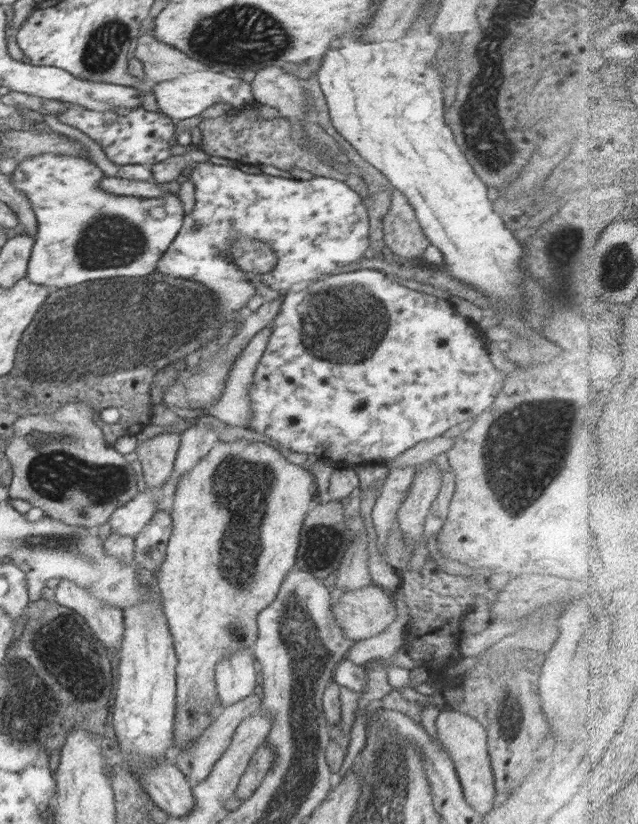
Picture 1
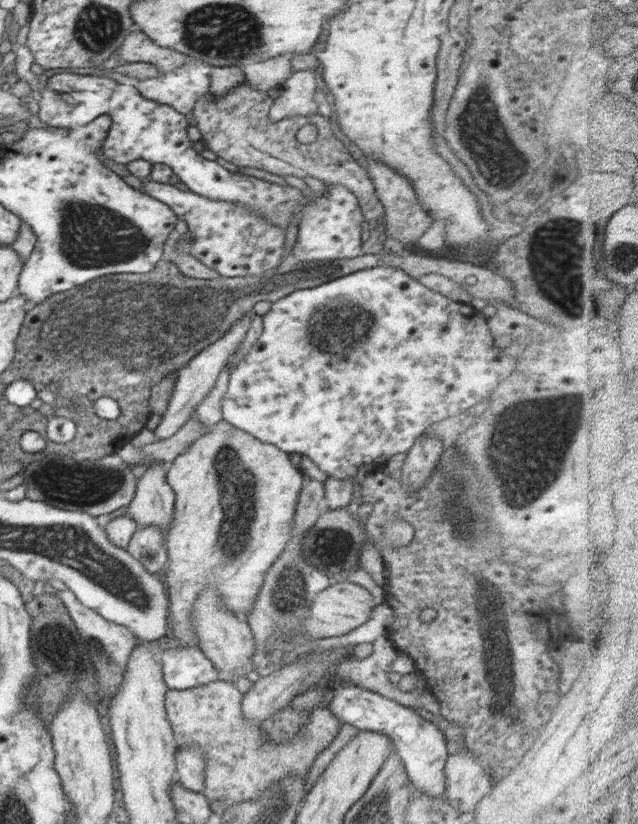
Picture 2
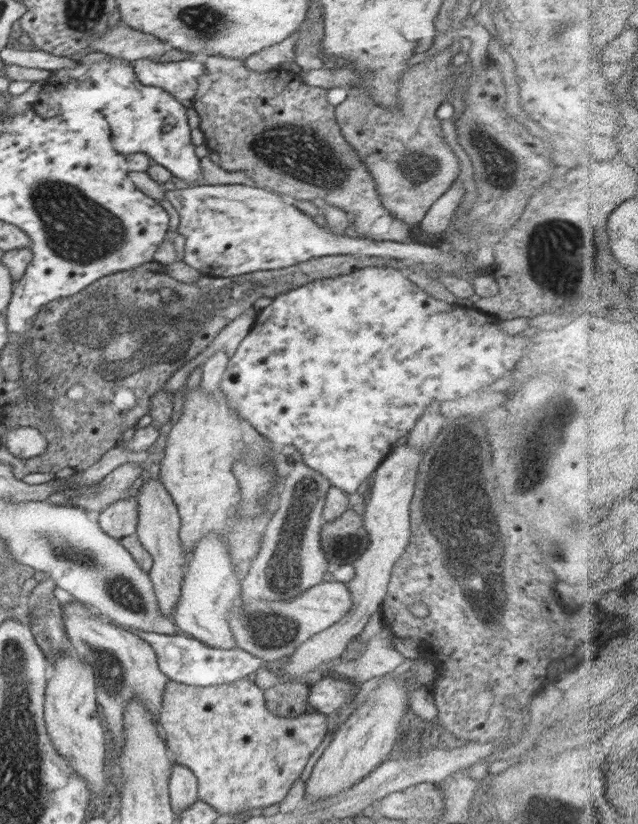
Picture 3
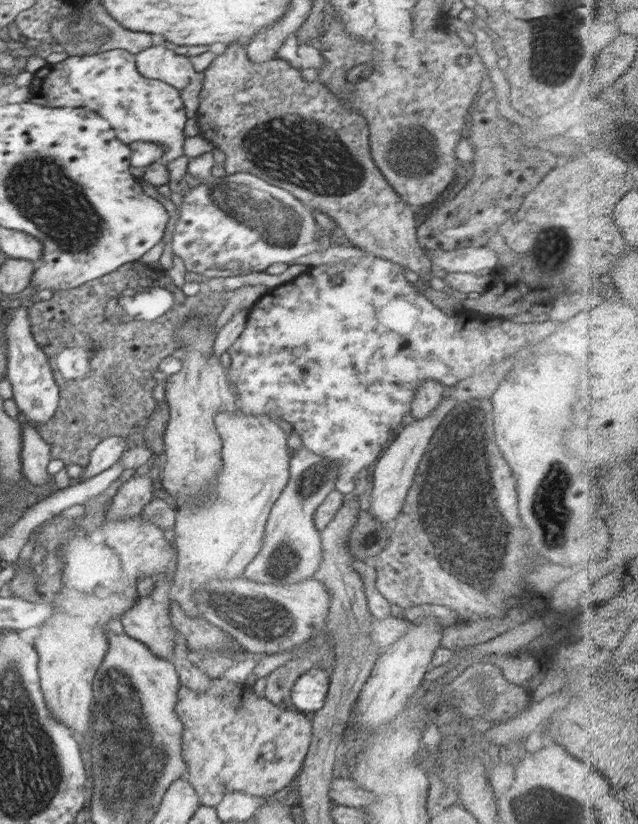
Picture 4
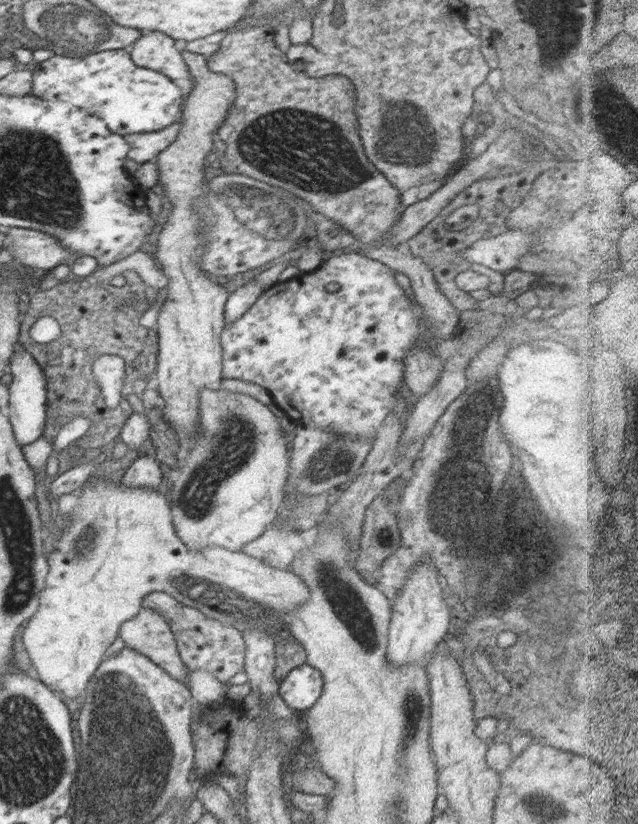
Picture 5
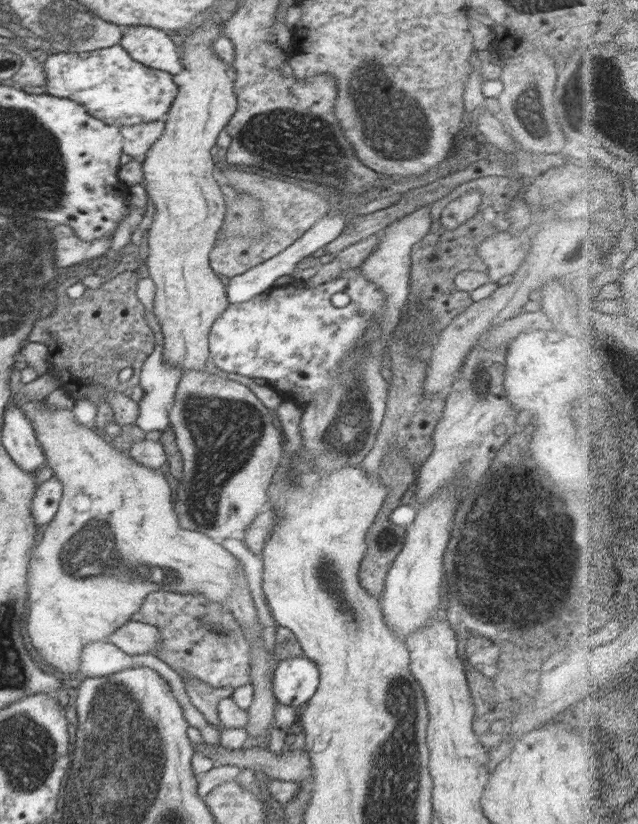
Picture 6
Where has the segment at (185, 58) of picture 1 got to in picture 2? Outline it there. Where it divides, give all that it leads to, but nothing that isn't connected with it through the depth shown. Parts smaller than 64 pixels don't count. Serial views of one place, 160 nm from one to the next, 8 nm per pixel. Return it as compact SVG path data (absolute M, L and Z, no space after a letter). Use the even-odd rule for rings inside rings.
M141 30L132 31L120 44L118 53L122 60L129 63L147 62L153 64L160 73L172 72L186 62L185 54L176 50L156 45Z

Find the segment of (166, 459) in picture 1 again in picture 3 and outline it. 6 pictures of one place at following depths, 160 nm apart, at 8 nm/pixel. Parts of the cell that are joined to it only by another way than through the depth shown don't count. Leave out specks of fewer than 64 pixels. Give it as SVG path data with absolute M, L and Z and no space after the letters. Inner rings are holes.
M145 478L144 484L134 499L138 503L137 530L135 534L139 536L142 546L153 558L153 565L148 573L150 580L153 582L161 613L168 617L179 600L184 567L188 563L186 551L179 537L181 520L178 509L161 479Z

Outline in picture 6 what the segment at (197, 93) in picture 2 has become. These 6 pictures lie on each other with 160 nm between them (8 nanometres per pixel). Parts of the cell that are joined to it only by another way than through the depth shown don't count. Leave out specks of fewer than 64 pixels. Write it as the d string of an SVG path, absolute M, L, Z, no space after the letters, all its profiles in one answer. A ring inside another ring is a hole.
M128 26L118 45L136 62L176 75L184 68L184 63L179 48L167 33L150 26Z

